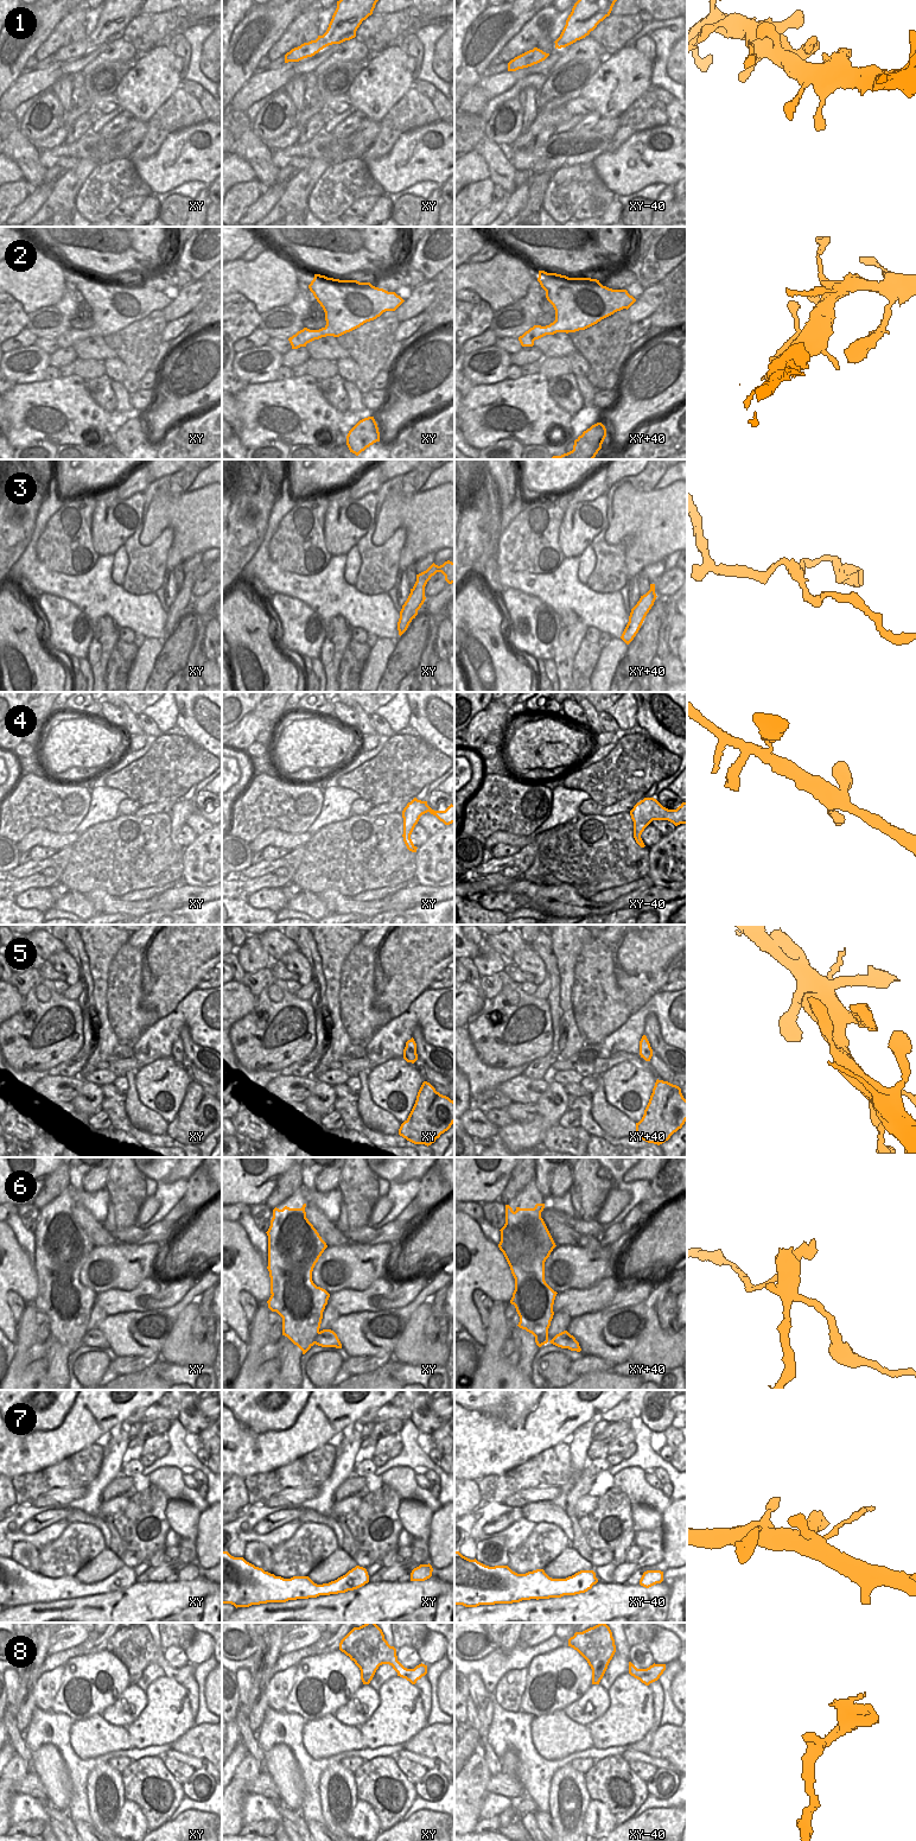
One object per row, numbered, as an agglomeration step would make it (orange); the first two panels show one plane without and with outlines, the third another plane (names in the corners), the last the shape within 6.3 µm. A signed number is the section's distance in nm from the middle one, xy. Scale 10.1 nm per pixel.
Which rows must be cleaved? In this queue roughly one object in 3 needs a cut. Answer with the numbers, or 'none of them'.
2, 6.

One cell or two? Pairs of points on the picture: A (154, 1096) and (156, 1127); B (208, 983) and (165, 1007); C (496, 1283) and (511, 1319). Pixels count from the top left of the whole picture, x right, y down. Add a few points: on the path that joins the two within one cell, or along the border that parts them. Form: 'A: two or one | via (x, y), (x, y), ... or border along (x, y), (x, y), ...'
A: two | border along (137, 1087), (139, 1100), (158, 1112), (169, 1123)
B: two | border along (209, 970), (196, 986)
C: two | border along (509, 1301), (506, 1305)

